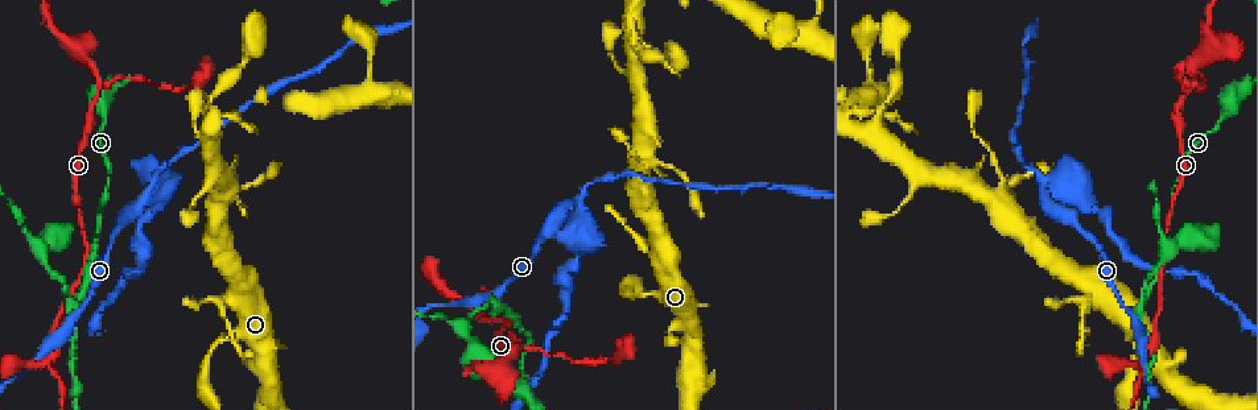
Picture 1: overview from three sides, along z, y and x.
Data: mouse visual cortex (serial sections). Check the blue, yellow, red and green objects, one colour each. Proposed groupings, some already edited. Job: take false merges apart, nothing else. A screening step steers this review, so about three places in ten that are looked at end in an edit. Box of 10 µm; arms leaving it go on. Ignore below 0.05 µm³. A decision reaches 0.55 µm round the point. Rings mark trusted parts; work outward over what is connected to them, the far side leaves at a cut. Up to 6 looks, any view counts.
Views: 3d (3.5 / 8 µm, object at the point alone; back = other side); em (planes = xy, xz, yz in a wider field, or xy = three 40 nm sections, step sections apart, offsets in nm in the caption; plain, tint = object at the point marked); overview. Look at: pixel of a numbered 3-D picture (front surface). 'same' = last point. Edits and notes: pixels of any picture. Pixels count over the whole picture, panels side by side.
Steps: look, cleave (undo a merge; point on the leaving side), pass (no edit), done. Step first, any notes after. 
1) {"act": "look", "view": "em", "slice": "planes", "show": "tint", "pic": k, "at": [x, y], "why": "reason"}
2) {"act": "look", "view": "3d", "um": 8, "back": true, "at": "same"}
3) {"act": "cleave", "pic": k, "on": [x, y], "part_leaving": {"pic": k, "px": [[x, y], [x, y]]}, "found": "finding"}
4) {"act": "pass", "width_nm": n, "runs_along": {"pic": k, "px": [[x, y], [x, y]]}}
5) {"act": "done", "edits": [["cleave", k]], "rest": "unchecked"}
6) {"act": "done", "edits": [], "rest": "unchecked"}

{"act": "look", "view": "3d", "um": 3.5, "back": true, "pic": 1, "at": [568, 217]}

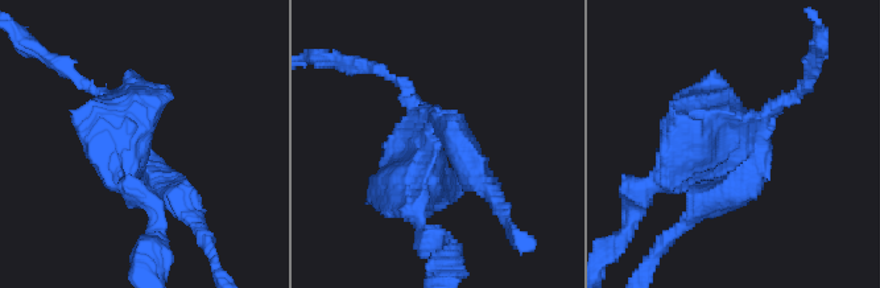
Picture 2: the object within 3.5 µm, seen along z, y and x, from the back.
{"act": "look", "view": "em", "slice": "planes", "show": "tint", "pic": 2, "at": [431, 150], "why": "need the tissue"}

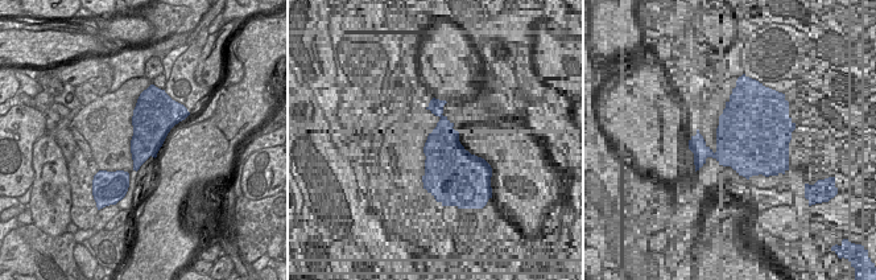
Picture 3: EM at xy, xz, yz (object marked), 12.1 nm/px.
{"act": "look", "view": "em", "slice": "xy", "step": 5, "show": "tint", "at": "same", "why": "another direction"}

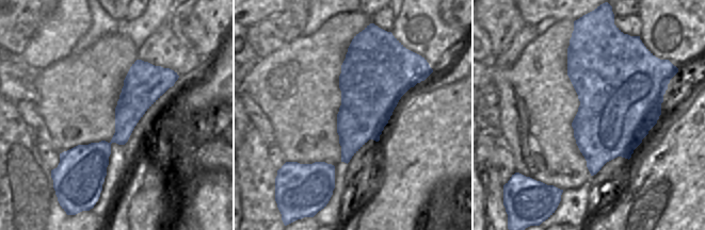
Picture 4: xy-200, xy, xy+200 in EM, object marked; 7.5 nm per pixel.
{"act": "pass", "runs_along": {"pic": 4, "px": [[165, 75], [98, 153], [63, 155]]}, "found": "all the same cell"}

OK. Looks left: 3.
{"act": "look", "view": "3d", "um": 3.5, "pic": 1, "at": [996, 193], "why": "small branch off a trunk"}

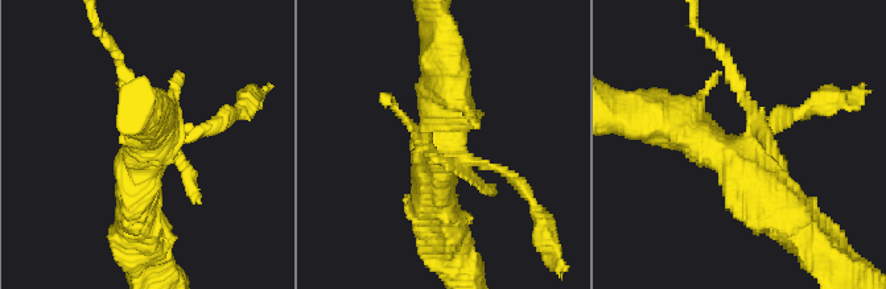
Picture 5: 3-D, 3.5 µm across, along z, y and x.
{"act": "look", "view": "em", "slice": "xy", "step": 2, "show": "tint", "pic": 5, "at": [745, 148]}

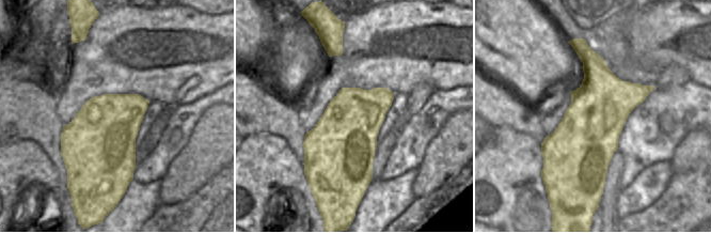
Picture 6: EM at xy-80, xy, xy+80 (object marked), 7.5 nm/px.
{"act": "look", "view": "em", "slice": "xy", "step": 1, "show": "tint", "at": "same", "why": "another direction"}

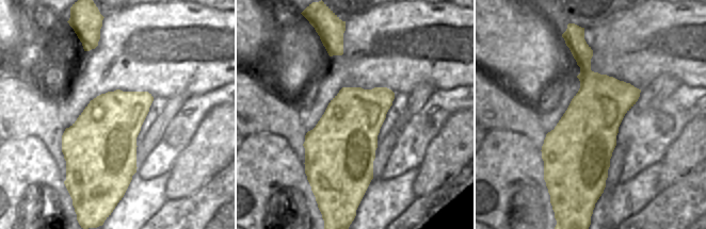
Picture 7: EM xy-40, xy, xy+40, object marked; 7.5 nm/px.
{"act": "cleave", "pic": 5, "on": [740, 86], "part_leaving": {"pic": 5, "px": [[754, 119], [730, 66], [700, 33]]}, "found": "a second cell is stuck on"}

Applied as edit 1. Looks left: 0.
{"act": "done", "edits": [["cleave", 5]], "rest": "unchecked"}

